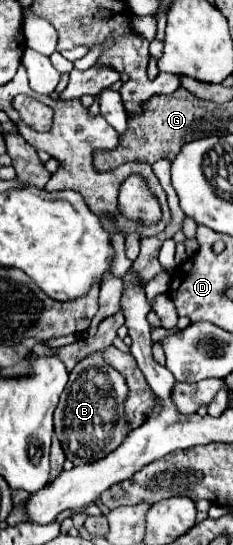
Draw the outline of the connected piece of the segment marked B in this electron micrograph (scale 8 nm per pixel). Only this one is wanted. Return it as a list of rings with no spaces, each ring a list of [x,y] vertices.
[[[93,353],[85,357],[69,375],[69,383],[59,399],[59,409],[55,411],[55,435],[65,451],[65,457],[73,461],[73,465],[95,461],[115,451],[129,423],[125,419],[123,403],[127,397],[127,383],[113,367],[109,367],[101,353]]]

